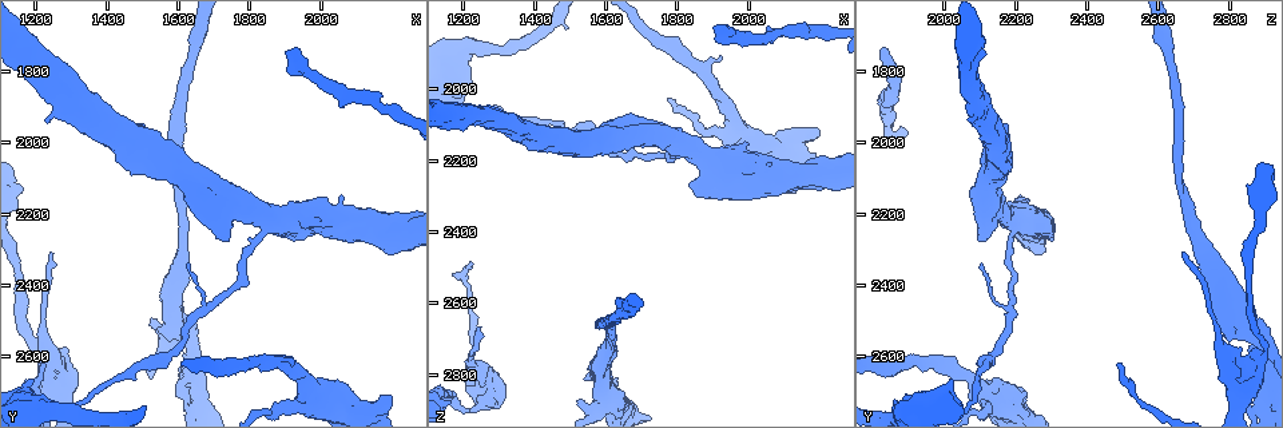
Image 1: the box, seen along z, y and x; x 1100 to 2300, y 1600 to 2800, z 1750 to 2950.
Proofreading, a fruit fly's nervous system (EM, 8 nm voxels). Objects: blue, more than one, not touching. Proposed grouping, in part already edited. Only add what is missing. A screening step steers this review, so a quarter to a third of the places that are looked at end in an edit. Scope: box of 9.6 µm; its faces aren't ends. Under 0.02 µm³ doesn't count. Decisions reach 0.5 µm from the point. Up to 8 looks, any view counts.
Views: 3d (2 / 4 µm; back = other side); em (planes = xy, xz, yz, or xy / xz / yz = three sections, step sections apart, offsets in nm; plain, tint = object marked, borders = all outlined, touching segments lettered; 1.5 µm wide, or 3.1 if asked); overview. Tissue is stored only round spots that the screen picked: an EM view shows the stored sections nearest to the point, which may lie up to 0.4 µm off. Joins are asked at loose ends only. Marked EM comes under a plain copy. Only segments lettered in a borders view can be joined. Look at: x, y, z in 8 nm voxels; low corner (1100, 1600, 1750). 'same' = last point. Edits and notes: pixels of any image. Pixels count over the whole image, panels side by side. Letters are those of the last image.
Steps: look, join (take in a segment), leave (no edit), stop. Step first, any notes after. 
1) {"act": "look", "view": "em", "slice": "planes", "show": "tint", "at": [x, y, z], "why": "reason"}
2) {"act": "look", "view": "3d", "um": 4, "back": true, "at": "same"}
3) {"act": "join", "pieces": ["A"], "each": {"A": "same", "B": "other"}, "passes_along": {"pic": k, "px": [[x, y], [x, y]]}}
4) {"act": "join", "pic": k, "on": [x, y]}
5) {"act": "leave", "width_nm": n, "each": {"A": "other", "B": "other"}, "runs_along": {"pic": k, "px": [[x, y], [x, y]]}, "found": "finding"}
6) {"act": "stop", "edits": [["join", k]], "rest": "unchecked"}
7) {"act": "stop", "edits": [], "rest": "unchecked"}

{"act": "look", "view": "em", "slice": "planes", "show": "tint", "at": [1220, 1940, 2070], "why": "free end"}

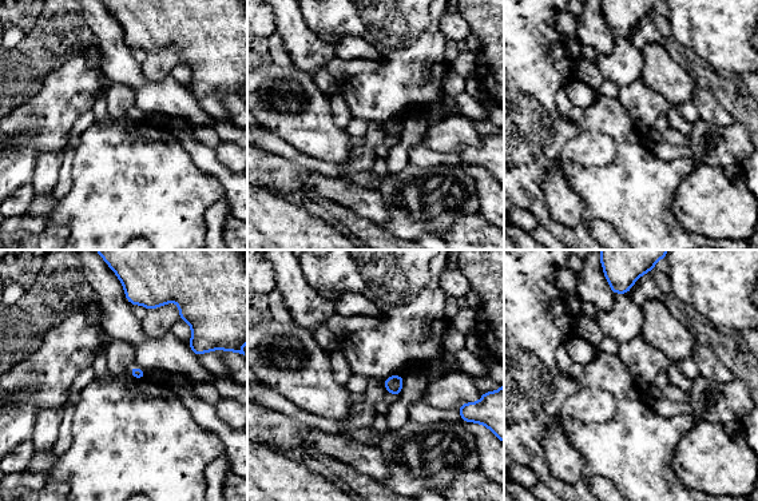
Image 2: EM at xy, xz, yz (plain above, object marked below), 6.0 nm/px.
{"act": "look", "view": "em", "slice": "planes", "show": "borders", "at": "same", "why": "what lies round it"}

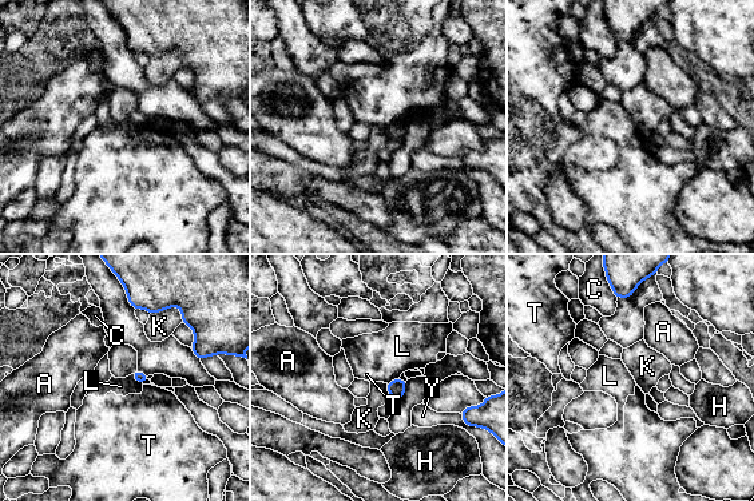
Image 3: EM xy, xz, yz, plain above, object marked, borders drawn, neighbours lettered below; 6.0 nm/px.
{"act": "leave", "each": {"A": "other", "C": "other", "H": "other", "K": "other", "L": "other", "T": "other", "Y": "other"}, "border": {"pic": 3, "px": [[131, 374], [142, 384]]}, "found": "none of them fits"}

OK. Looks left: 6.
{"act": "look", "view": "3d", "um": 2, "back": true, "at": [1910, 1750, 1830], "why": "free end"}

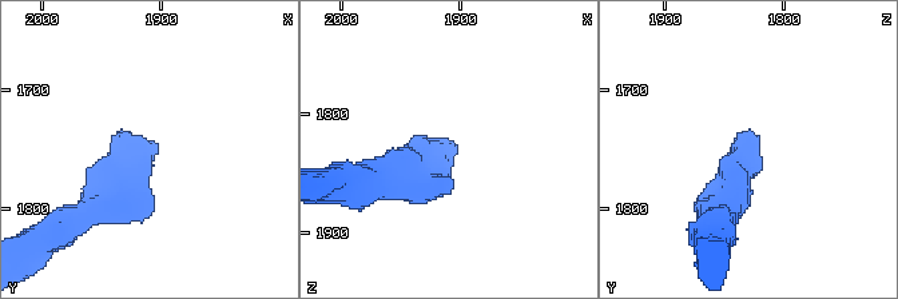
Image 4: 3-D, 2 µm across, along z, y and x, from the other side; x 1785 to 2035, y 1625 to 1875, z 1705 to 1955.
{"act": "look", "view": "em", "slice": "planes", "show": "tint", "at": [1906, 1746, 1824], "why": "need the tissue"}

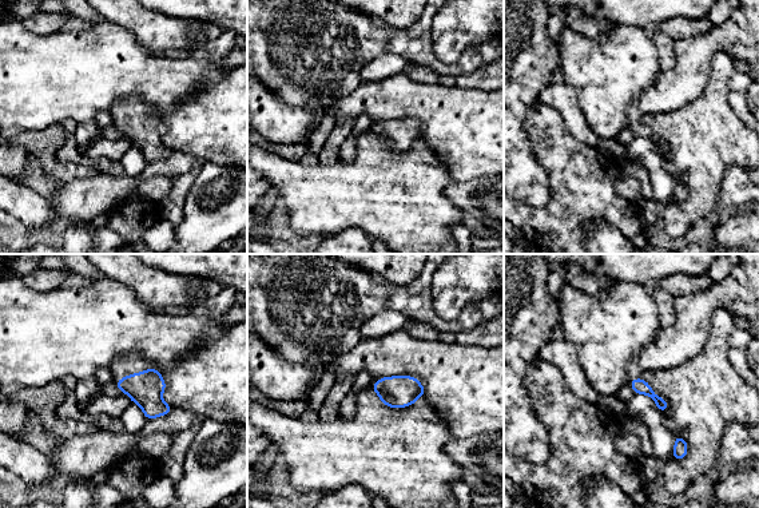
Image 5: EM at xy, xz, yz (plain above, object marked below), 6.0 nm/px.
{"act": "look", "view": "em", "slice": "planes", "show": "borders", "at": "same", "why": "what lies round it"}

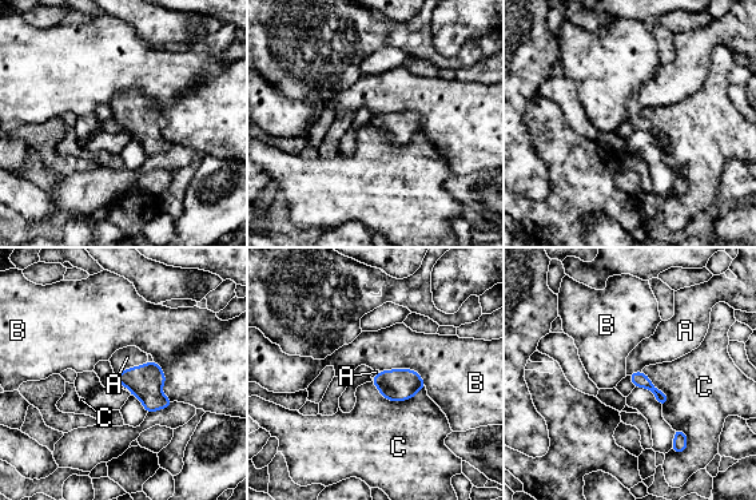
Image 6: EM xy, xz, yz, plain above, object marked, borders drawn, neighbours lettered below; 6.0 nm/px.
{"act": "join", "pieces": ["A"], "each": {"A": "same", "B": "other", "C": "other"}, "passes_along": {"pic": 6, "px": [[144, 381], [131, 368], [127, 357]]}, "found": "the cell continues"}

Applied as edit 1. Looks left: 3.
{"act": "look", "view": "em", "slice": "xy", "step": 4, "show": "tint", "at": [1540, 2520, 2810]}

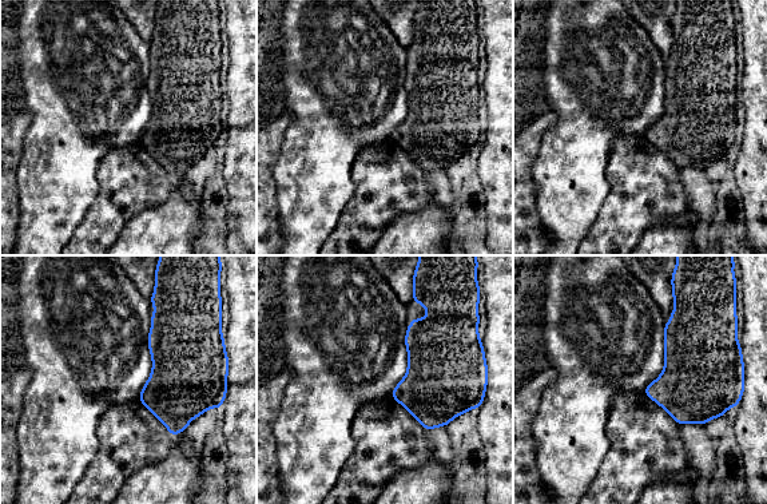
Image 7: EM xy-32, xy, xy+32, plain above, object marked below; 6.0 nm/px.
{"act": "look", "view": "em", "slice": "yz", "step": 4, "show": "borders", "at": "same"}

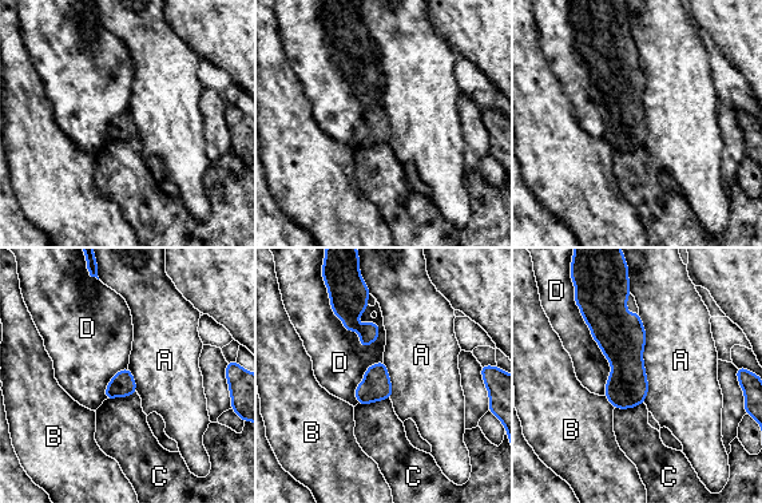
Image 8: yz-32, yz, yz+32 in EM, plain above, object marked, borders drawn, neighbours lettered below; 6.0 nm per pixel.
{"act": "leave", "each": {"A": "other", "B": "other", "C": "other", "D": "other"}, "border": {"pic": 8, "px": [[329, 304], [361, 345], [378, 337]]}, "found": "no lettered segment goes on from it"}

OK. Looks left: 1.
{"act": "stop", "edits": [["join", 6]], "rest": "unchecked"}

